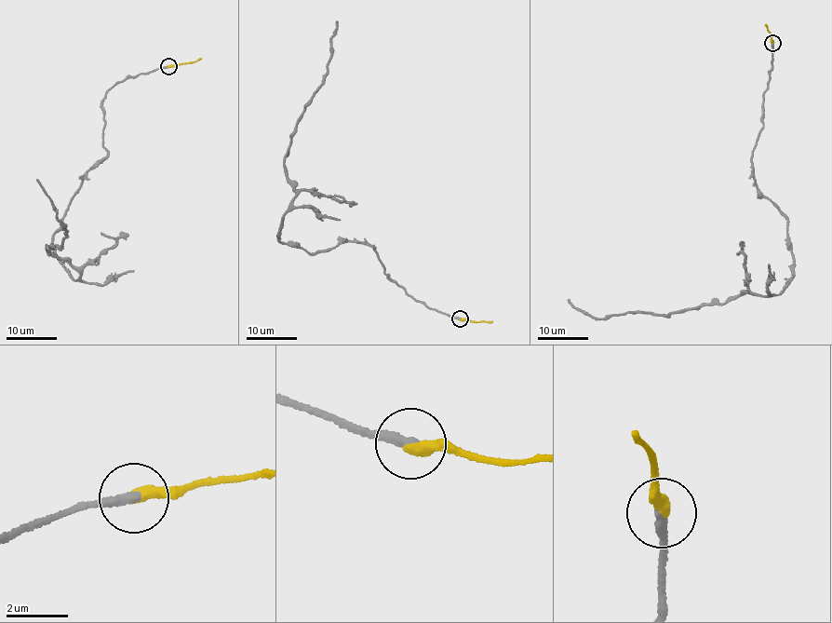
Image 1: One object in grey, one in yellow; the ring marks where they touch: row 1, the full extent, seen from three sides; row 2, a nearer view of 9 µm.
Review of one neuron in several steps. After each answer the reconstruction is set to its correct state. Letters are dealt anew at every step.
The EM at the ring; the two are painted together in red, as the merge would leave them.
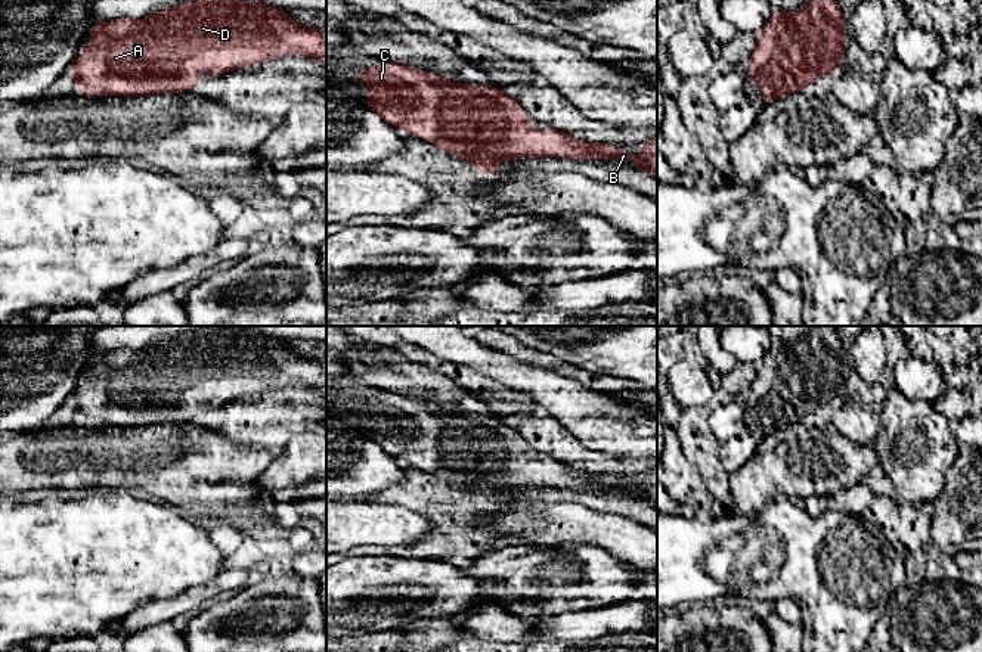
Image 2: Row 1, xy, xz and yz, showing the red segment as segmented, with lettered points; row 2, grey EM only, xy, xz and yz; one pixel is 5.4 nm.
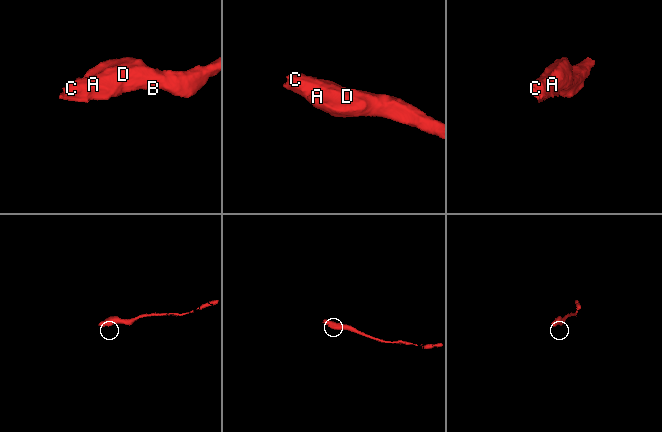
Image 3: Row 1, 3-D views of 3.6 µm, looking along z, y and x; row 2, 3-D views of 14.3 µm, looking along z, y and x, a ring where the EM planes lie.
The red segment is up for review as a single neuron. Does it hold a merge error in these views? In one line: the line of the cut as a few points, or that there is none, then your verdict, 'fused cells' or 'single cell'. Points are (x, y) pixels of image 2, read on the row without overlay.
no cut | single cell

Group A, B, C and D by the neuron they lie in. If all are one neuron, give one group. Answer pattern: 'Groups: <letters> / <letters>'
Groups: A B C D

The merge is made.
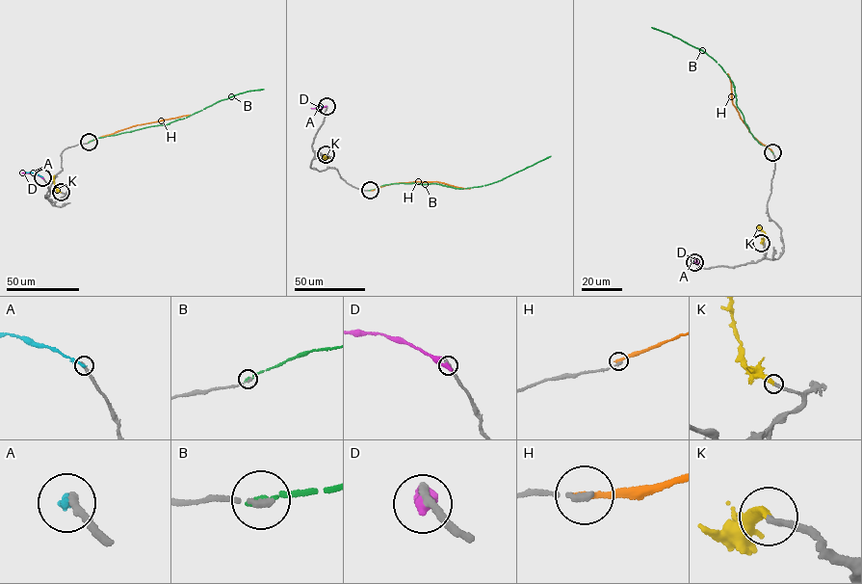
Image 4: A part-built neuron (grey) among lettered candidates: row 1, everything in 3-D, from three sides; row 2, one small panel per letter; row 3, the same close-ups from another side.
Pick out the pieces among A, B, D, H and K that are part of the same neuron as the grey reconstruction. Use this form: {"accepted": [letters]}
{"accepted": ["K"]}

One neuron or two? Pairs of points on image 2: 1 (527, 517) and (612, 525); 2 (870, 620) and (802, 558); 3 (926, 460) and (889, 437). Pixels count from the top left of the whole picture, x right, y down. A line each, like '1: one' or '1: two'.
1: one
2: one
3: one

